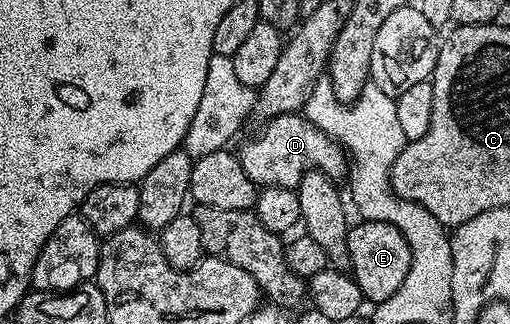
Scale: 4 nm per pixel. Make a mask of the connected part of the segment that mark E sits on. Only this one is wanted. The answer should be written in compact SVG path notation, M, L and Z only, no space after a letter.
M358 220L357 223L355 221L349 232L346 233L346 243L348 244L348 256L350 257L349 273L356 280L362 297L367 303L377 304L388 300L388 296L393 296L400 288L400 284L404 284L404 276L408 276L412 264L412 252L408 248L408 240L404 240L400 228L396 228L393 222Z

